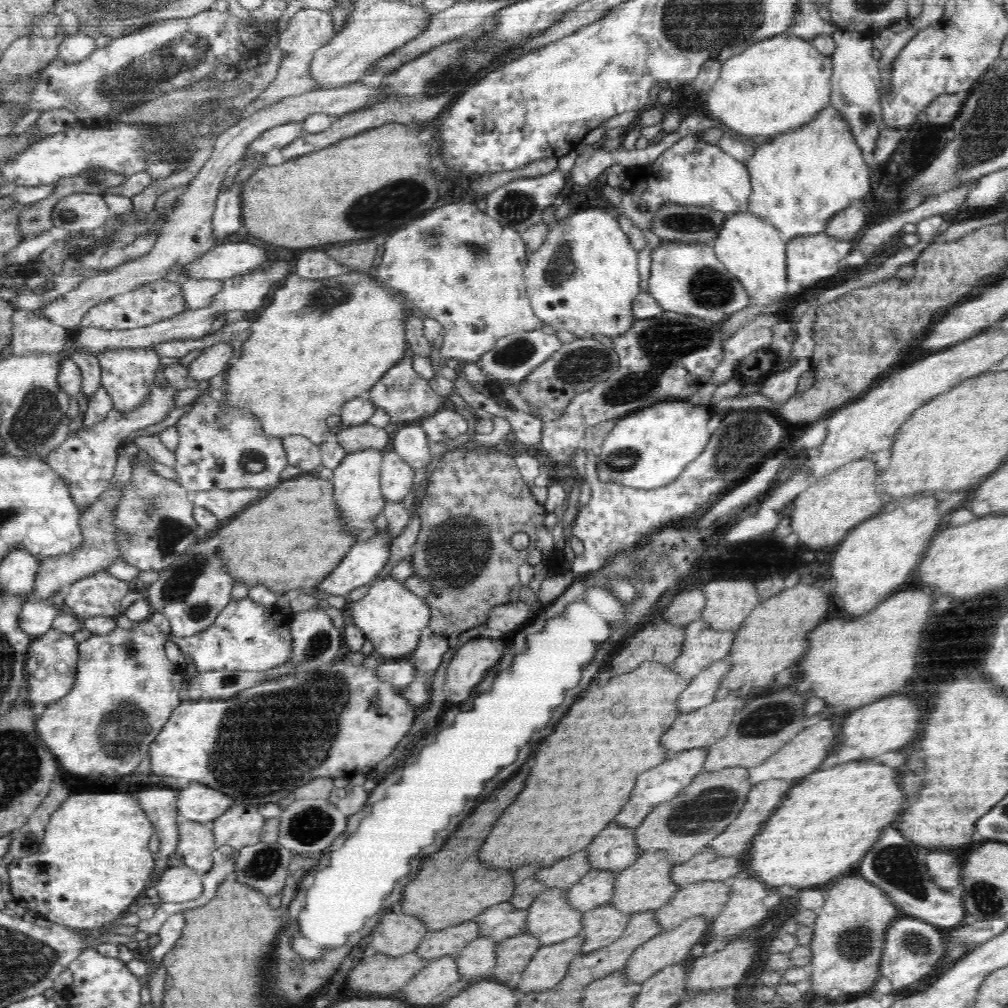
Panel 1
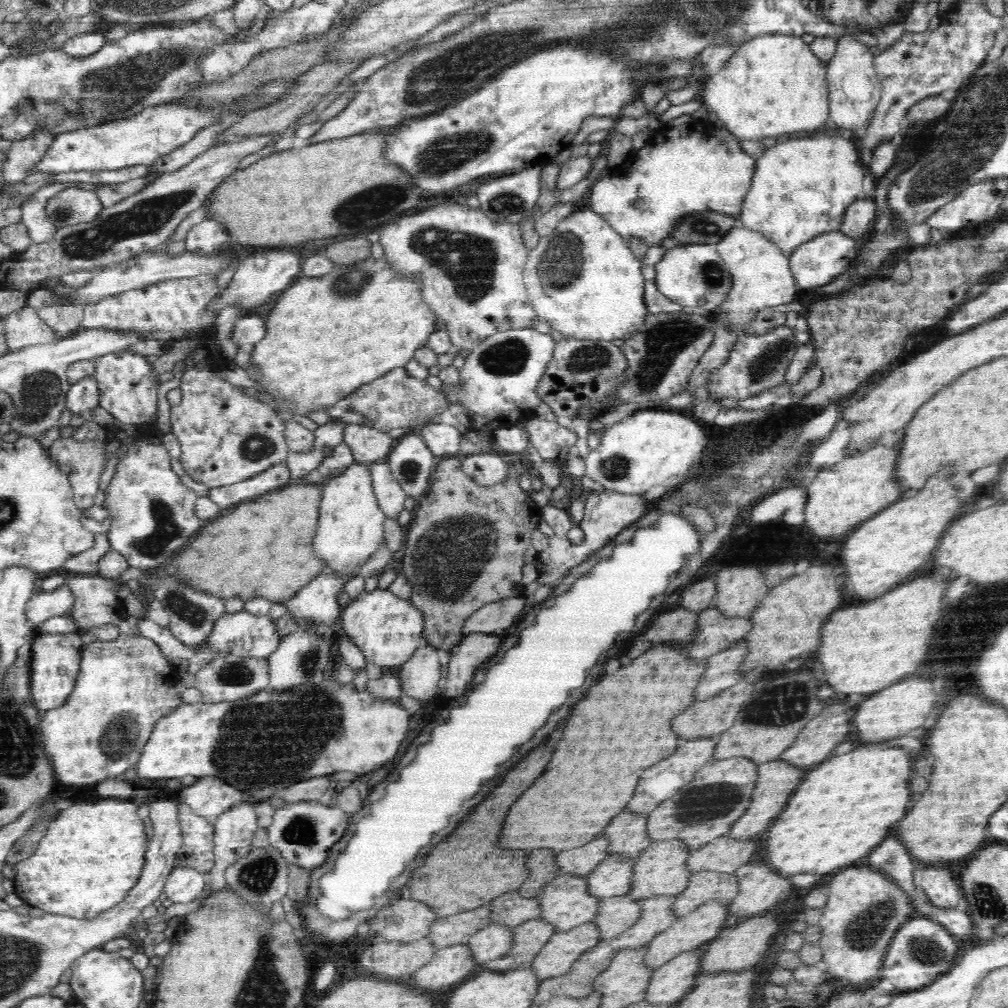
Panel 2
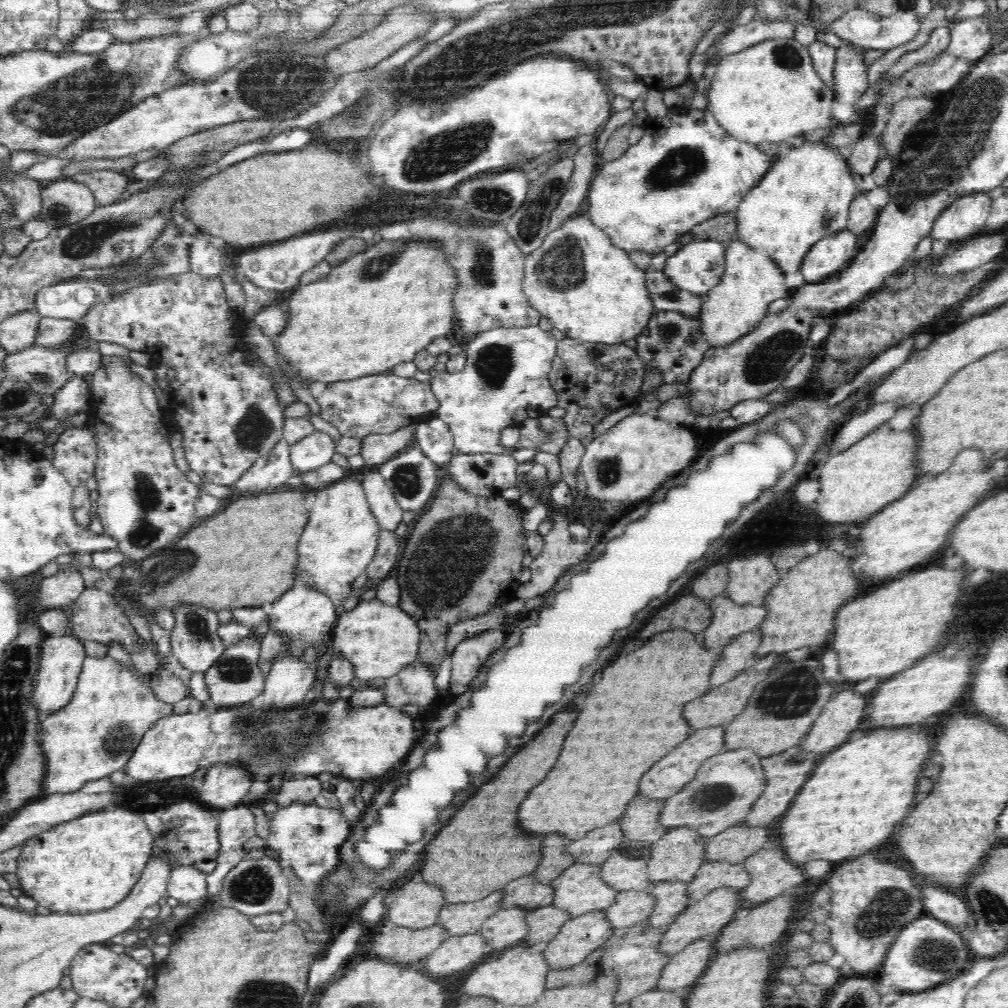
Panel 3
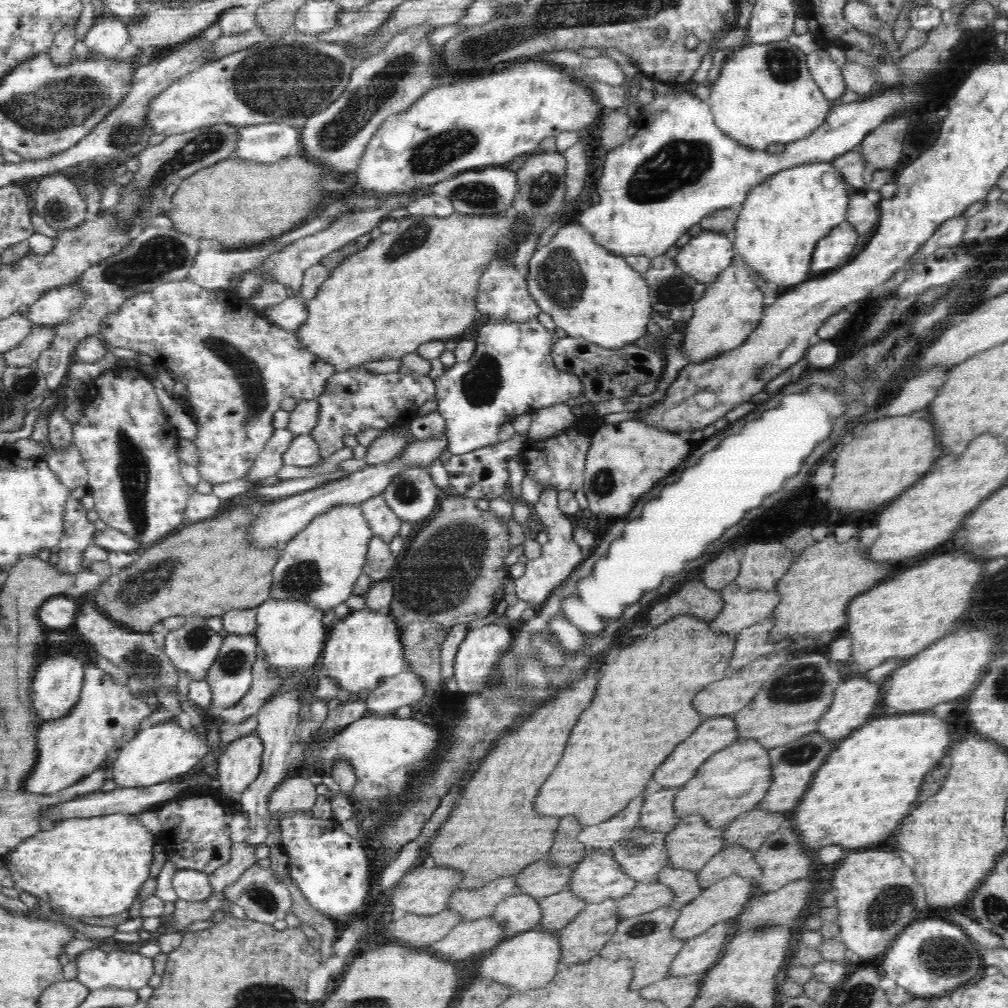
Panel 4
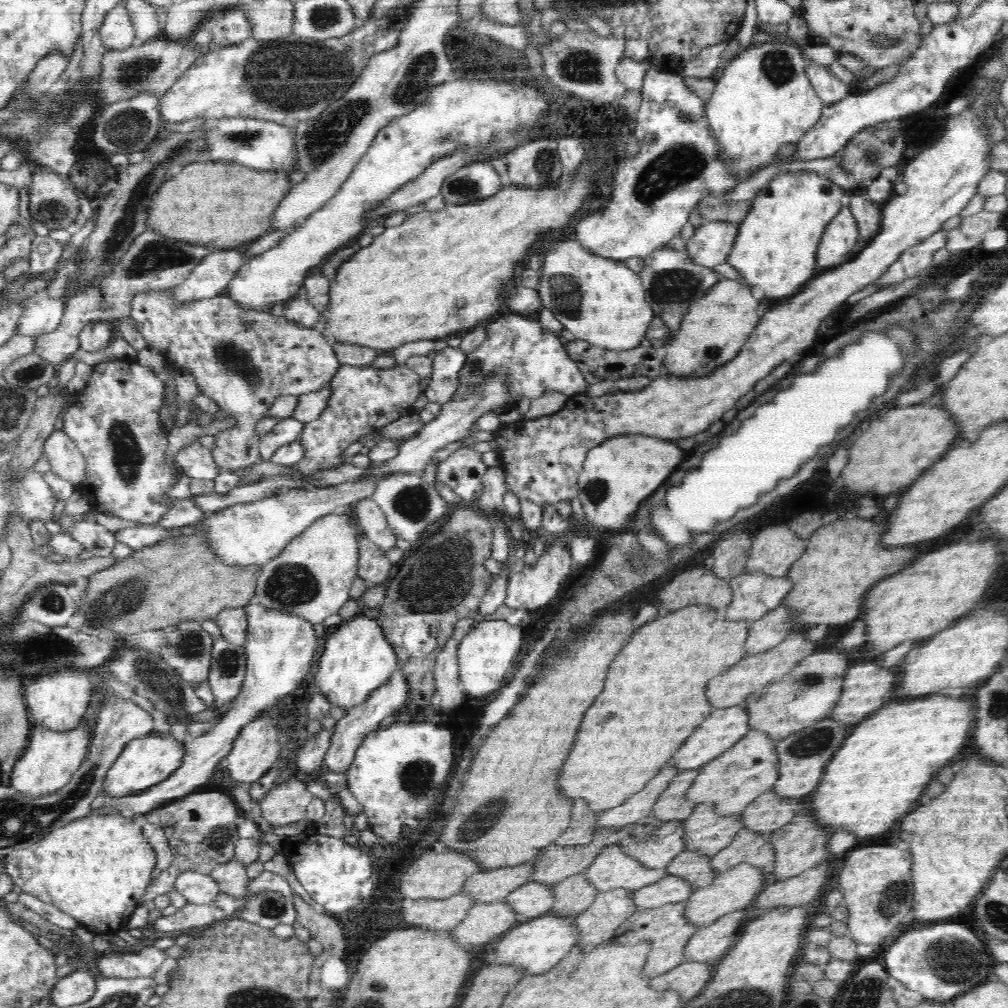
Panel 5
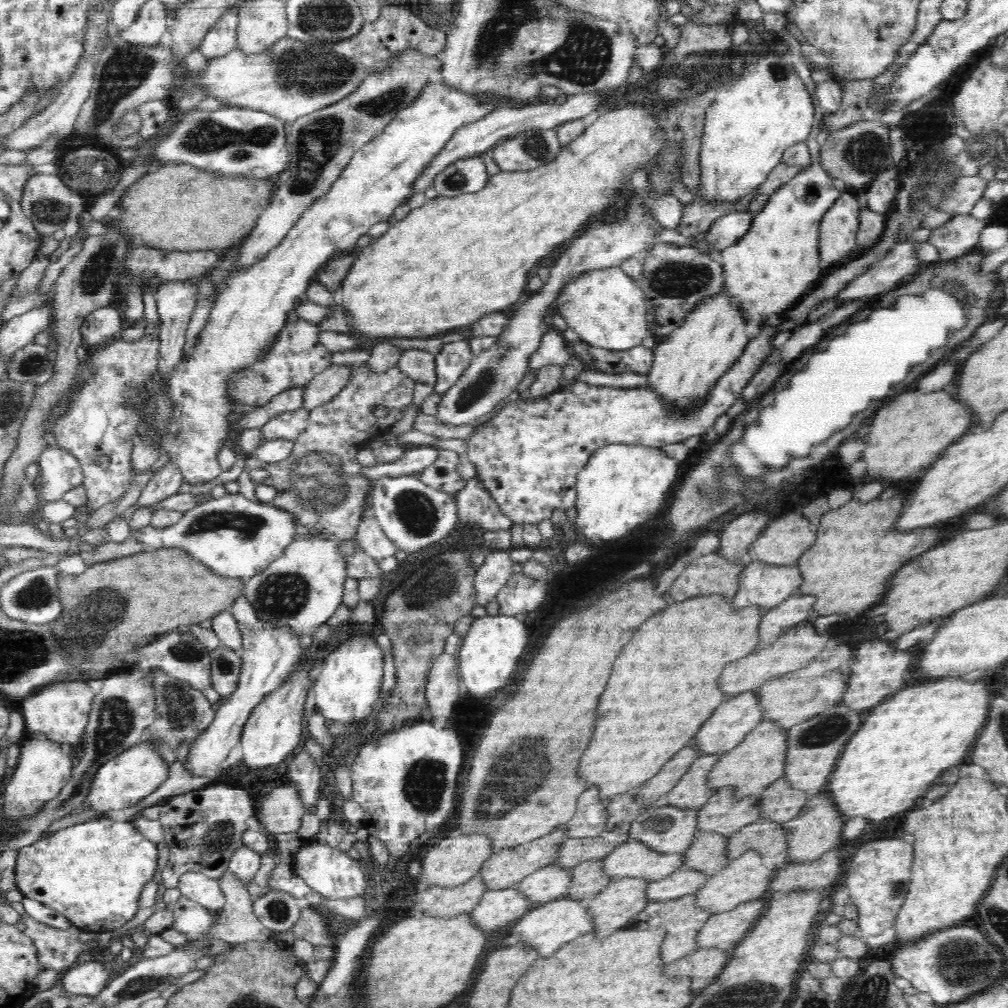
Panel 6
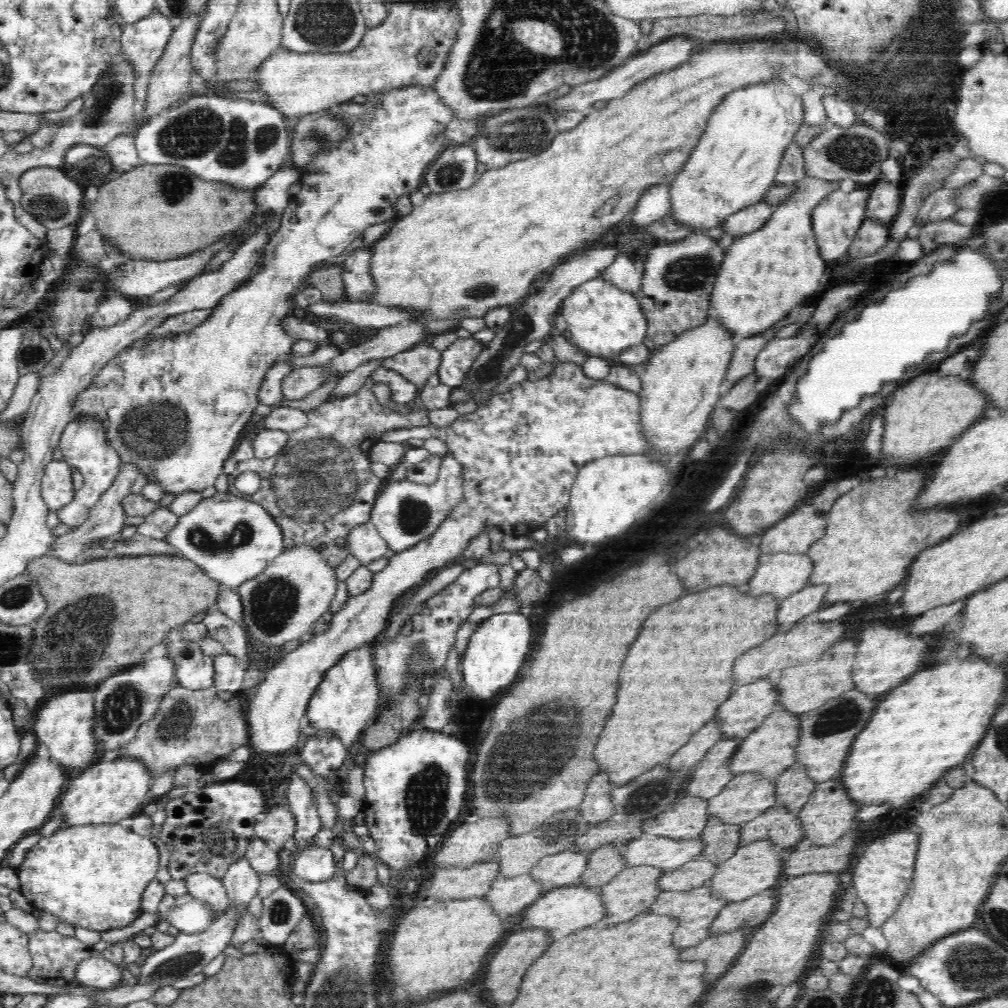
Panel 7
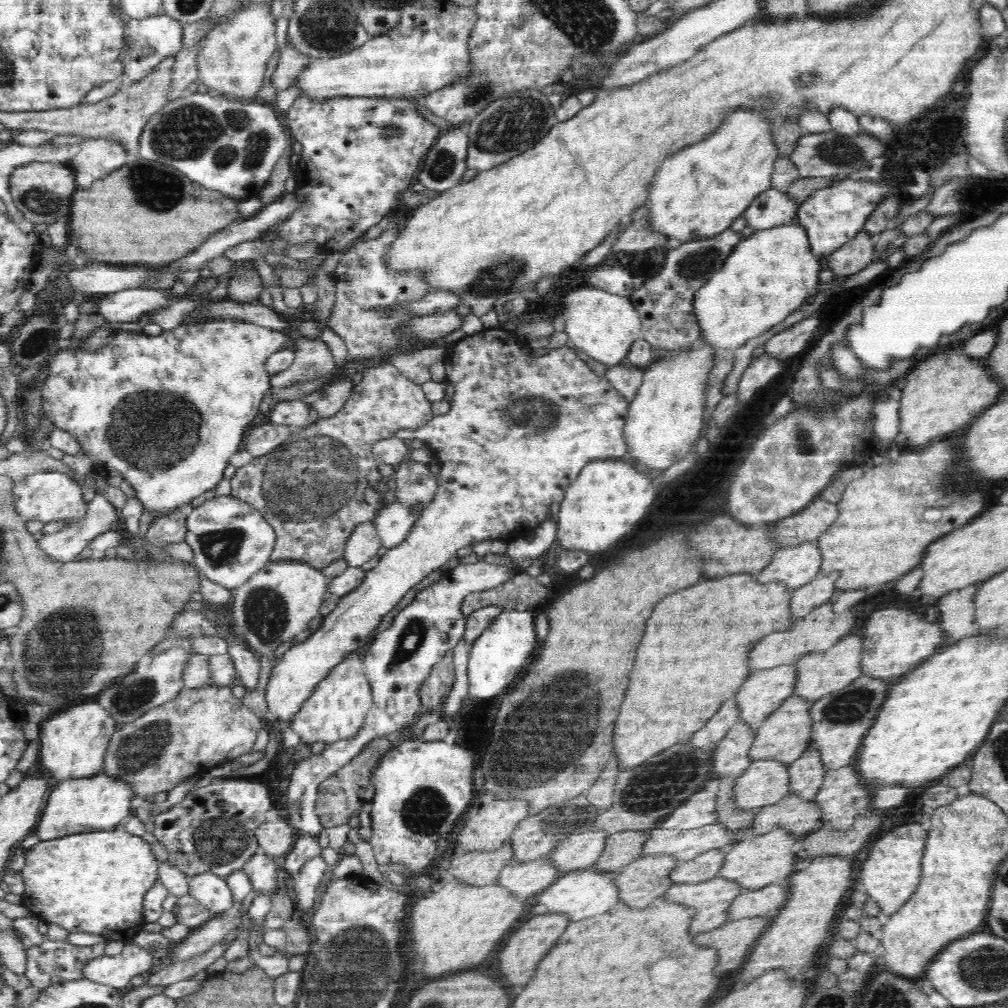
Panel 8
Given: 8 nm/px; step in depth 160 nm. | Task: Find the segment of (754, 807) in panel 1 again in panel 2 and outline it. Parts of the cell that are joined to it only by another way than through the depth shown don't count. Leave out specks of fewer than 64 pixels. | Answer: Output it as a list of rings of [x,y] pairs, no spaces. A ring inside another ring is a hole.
[[[779,759],[760,764],[758,768],[759,775],[751,794],[751,803],[748,805],[746,812],[736,820],[732,828],[727,832],[726,835],[730,838],[751,838],[758,832],[768,830],[774,819],[783,811],[788,798],[798,788],[798,784],[802,782],[802,776],[804,776],[802,768],[798,770],[797,766]]]

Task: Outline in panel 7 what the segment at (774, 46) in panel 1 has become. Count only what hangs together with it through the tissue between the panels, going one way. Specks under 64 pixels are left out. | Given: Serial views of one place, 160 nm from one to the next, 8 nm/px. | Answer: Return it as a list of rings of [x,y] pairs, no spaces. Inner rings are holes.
[[[782,80],[749,84],[739,88],[722,99],[722,104],[714,108],[712,118],[702,133],[698,146],[690,154],[682,172],[676,181],[670,182],[670,217],[682,225],[698,232],[721,226],[727,216],[764,200],[770,188],[776,184],[775,174],[780,166],[783,154],[796,130],[804,123],[804,104],[802,97],[792,92]]]

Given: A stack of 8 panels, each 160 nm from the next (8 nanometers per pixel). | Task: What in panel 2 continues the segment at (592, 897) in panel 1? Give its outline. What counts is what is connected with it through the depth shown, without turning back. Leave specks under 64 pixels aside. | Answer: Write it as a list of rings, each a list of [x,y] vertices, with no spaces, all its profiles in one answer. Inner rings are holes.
[[[608,855],[588,874],[588,894],[596,898],[626,895],[632,886],[633,864],[637,859]]]

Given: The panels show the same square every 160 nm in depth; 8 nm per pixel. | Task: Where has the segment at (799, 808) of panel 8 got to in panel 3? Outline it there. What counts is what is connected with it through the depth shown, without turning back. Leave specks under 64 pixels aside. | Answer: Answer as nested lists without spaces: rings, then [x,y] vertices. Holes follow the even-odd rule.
[[[724,861],[705,862],[688,883],[686,888],[690,902],[702,900],[712,890],[732,888],[742,890],[750,884],[750,875],[744,871],[744,864],[728,864]]]

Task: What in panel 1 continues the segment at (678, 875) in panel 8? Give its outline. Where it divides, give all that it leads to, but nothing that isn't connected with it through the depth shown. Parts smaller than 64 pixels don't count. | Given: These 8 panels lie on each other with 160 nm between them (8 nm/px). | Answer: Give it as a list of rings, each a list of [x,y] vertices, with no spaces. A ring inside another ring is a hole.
[[[610,902],[584,911],[583,916],[581,934],[585,939],[582,955],[610,946],[623,933],[632,917],[628,912],[620,912]]]

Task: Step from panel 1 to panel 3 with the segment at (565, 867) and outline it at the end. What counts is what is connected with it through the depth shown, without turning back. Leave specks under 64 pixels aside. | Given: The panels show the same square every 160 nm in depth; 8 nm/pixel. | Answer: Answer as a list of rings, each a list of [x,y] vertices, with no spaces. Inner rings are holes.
[[[615,819],[607,825],[594,828],[584,838],[568,843],[566,851],[574,857],[574,863],[599,866],[610,858],[623,841],[620,821]]]

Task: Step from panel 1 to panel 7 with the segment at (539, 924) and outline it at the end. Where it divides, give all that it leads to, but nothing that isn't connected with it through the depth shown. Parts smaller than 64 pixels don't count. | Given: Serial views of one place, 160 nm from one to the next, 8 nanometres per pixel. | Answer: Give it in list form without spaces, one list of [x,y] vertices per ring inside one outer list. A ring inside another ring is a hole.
[[[642,833],[628,842],[622,859],[630,868],[655,866],[666,873],[700,857],[704,845],[700,837],[692,840],[672,840],[667,836]]]

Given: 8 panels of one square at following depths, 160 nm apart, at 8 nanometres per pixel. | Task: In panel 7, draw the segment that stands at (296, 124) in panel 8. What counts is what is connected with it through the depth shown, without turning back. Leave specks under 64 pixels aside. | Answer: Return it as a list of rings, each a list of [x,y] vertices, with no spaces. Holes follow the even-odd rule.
[[[407,86],[400,89],[392,89],[382,93],[374,93],[368,96],[368,100],[363,104],[353,103],[352,101],[345,101],[340,103],[335,108],[330,108],[328,111],[334,113],[334,117],[338,117],[342,123],[348,125],[348,132],[344,136],[344,140],[334,146],[334,148],[326,148],[320,154],[316,154],[316,158],[308,164],[309,174],[302,174],[300,181],[302,181],[302,188],[295,197],[291,197],[288,206],[281,214],[280,226],[276,230],[265,246],[262,254],[259,269],[247,278],[242,284],[236,287],[232,292],[229,292],[222,300],[213,308],[211,315],[208,316],[202,324],[192,328],[190,332],[176,333],[174,338],[160,338],[160,340],[150,340],[144,348],[133,348],[133,344],[124,348],[120,354],[116,354],[110,362],[106,362],[106,366],[97,374],[93,384],[84,392],[81,392],[77,402],[74,404],[73,413],[76,421],[84,420],[84,418],[98,418],[104,423],[107,429],[107,438],[109,444],[116,450],[120,456],[122,465],[126,463],[136,463],[140,473],[147,477],[148,482],[159,482],[165,490],[165,493],[172,493],[178,496],[184,491],[201,491],[209,486],[215,486],[217,477],[222,474],[222,466],[224,461],[231,457],[235,451],[234,444],[238,443],[238,438],[242,435],[242,428],[246,423],[252,419],[254,410],[259,404],[258,392],[268,370],[272,365],[282,356],[290,352],[291,346],[295,339],[293,339],[282,327],[282,320],[288,315],[290,309],[290,300],[296,292],[299,292],[305,285],[305,277],[314,272],[315,264],[324,262],[328,258],[340,256],[346,247],[354,240],[363,238],[364,230],[371,224],[378,224],[392,219],[396,215],[395,204],[400,196],[409,195],[411,192],[419,190],[422,185],[422,180],[431,163],[440,156],[449,144],[445,137],[445,130],[448,123],[454,120],[454,111],[444,104],[440,99],[440,95],[436,93],[436,89],[430,86]]]

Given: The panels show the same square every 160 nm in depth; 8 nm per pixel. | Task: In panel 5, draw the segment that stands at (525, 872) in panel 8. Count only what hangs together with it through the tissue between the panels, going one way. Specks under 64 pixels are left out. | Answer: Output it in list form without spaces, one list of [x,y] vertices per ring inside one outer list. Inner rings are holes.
[[[504,899],[490,904],[474,904],[468,915],[453,927],[451,937],[456,944],[470,947],[491,942],[499,934],[516,927],[520,917],[512,912]]]

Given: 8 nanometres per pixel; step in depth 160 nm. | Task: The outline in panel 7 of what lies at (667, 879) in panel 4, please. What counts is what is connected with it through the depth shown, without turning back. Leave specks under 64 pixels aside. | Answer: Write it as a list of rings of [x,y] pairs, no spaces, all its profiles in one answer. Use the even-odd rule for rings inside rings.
[[[709,818],[700,833],[704,850],[701,856],[718,866],[734,856],[739,846],[742,824],[728,824],[719,818]]]

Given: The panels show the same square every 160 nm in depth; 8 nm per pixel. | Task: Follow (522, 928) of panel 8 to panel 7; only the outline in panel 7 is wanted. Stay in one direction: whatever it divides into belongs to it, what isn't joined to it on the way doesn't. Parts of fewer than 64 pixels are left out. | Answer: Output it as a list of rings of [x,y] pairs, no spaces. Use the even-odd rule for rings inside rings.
[[[522,929],[514,931],[514,934],[498,947],[492,960],[488,962],[488,970],[486,970],[486,978],[484,978],[484,988],[488,990],[488,994],[492,996],[496,1006],[508,1006],[518,996],[522,976],[534,964],[534,960],[538,960],[544,954],[544,950],[548,946],[550,946],[550,938],[544,930]]]

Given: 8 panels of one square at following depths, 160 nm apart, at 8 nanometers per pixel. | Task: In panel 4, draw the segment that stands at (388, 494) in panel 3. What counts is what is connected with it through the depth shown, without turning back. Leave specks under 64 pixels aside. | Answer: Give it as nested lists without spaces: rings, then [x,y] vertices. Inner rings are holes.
[[[376,495],[360,504],[363,516],[374,535],[389,543],[400,532],[401,519],[389,508],[382,495]]]

